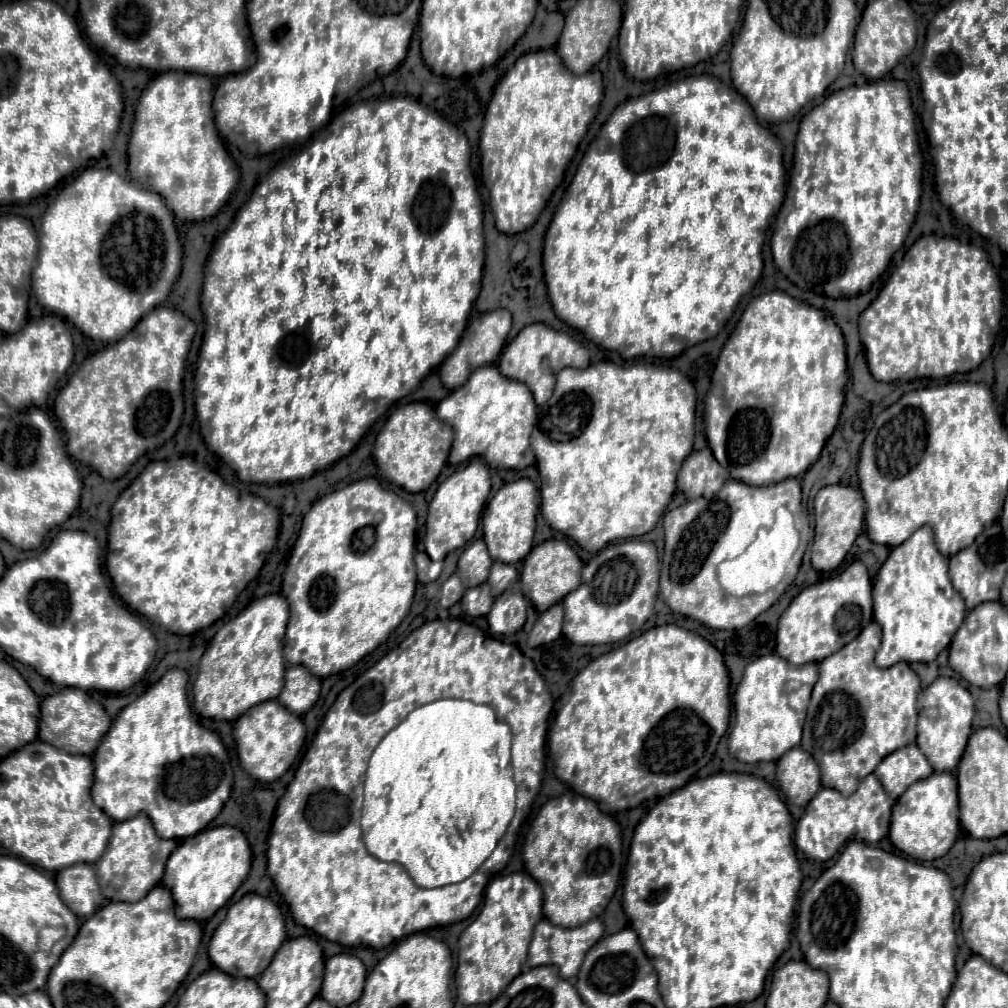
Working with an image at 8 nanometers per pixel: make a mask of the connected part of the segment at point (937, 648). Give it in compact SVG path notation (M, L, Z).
M929 525L917 529L889 553L873 585L873 617L883 629L881 647L875 655L877 667L891 667L899 661L929 663L951 643L965 619L965 601L953 589L947 565L949 559L937 551Z

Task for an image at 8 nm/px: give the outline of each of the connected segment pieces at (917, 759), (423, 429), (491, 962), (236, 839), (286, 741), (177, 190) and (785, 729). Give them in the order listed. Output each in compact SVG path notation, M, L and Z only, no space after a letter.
M915 743L893 751L875 769L875 775L879 777L879 781L883 783L891 799L901 797L901 793L909 785L913 785L919 779L929 777L931 773L933 773L933 767L929 765L927 757L919 751Z
M409 403L395 409L383 429L379 431L373 447L373 457L379 471L395 485L409 493L425 491L441 473L453 441L453 429L435 417L429 403Z
M529 873L495 877L493 885L487 885L481 913L459 937L455 985L457 999L463 1005L491 1003L521 973L521 965L527 959L533 927L543 917L541 901L541 887L537 885L537 881L533 881L533 877L529 877Z
M223 825L197 833L185 839L165 865L163 885L175 899L175 913L179 919L207 921L211 919L241 887L251 869L251 849L241 829Z
M263 701L253 709L245 711L237 721L234 721L234 739L237 743L237 753L241 767L257 781L271 783L277 781L295 761L303 741L305 741L305 725L301 717L289 713L279 701Z
M167 71L141 93L129 139L129 175L159 193L167 207L187 221L213 217L231 197L239 169L225 151L213 123L213 81L207 75Z
M777 653L757 657L745 667L743 679L733 693L735 725L729 733L729 753L743 763L777 761L783 753L797 747L805 723L809 701L789 701L789 695L799 687L813 687L817 681L817 663L791 667Z

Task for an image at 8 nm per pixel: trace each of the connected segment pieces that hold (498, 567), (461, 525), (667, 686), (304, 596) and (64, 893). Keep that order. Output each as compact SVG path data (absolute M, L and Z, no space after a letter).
M493 563L491 567L491 575L487 579L489 587L491 587L491 593L495 597L499 597L513 581L517 581L517 571L513 565L507 565L507 563Z
M471 459L463 469L449 475L435 491L429 513L427 513L427 537L425 537L425 551L433 561L443 561L447 553L461 549L467 541L475 535L483 505L491 491L491 477L489 469L483 459Z
M666 624L663 627L653 627L653 629L645 631L643 635L627 641L625 645L611 649L609 653L593 659L583 671L579 671L575 675L575 679L571 681L569 693L564 693L559 701L554 701L553 709L555 710L555 719L553 727L549 729L549 755L555 763L555 775L563 783L567 783L575 793L597 801L597 805L603 813L617 813L617 811L633 809L647 799L657 799L657 797L669 795L671 791L683 787L701 767L705 767L709 763L719 739L723 737L723 733L729 727L729 717L731 717L729 673L727 673L721 653L709 641L705 641L703 637L691 633L683 627Z
M375 477L349 483L325 495L309 509L303 517L281 586L291 611L283 638L283 656L288 665L305 665L315 677L335 675L351 669L389 637L407 615L418 583L413 563L417 528L415 509L405 499L397 499L393 491L383 489Z
M77 863L61 869L55 877L61 899L77 917L89 917L105 905L95 871L89 863Z

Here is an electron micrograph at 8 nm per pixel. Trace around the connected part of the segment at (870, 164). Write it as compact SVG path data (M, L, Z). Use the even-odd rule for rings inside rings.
M895 79L869 81L863 87L845 87L845 89L827 96L819 107L815 107L813 111L809 111L803 117L803 121L799 125L799 133L797 133L797 141L795 141L793 173L791 173L785 199L773 227L771 251L777 269L789 281L793 281L799 289L809 289L813 293L827 295L827 297L849 297L849 295L867 291L869 285L887 269L889 259L903 245L903 241L915 221L915 213L919 209L919 197L921 197L919 169L921 169L921 157L917 155L917 133L915 133L915 125L913 125L911 99L909 99L905 81L895 81Z

